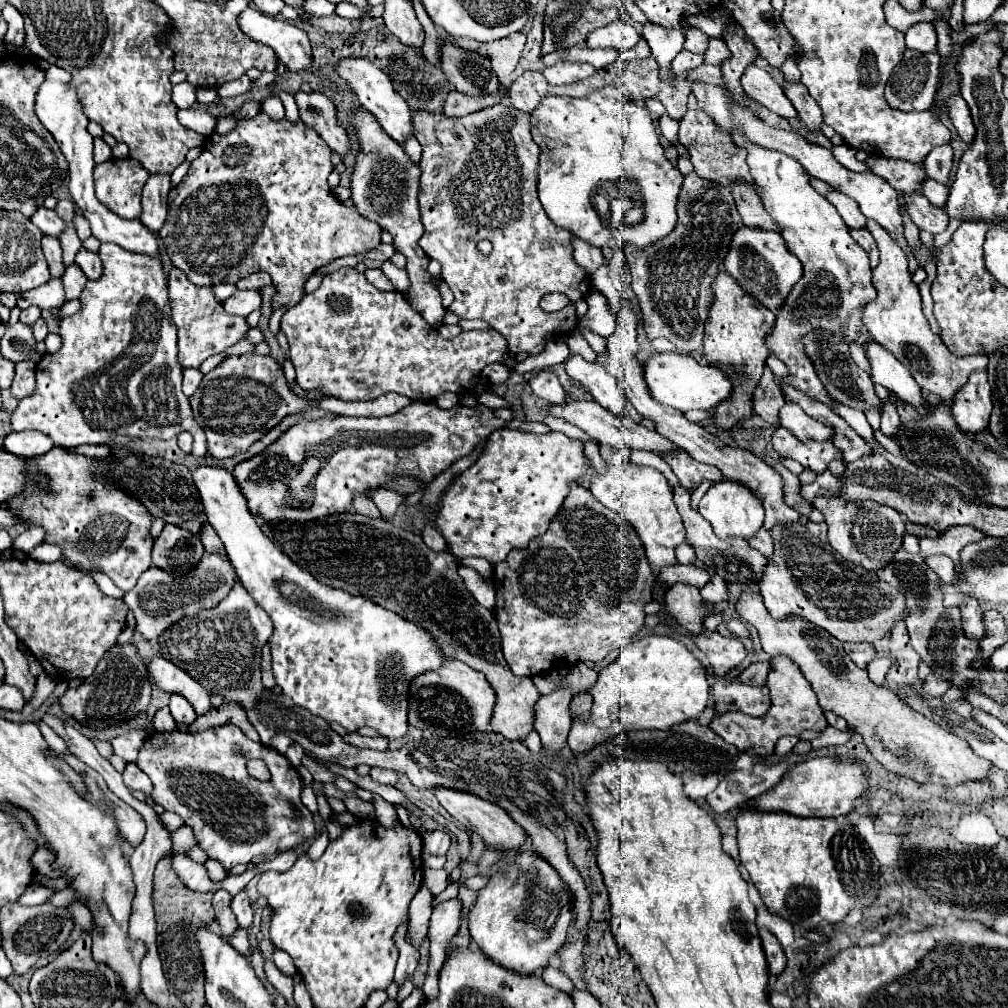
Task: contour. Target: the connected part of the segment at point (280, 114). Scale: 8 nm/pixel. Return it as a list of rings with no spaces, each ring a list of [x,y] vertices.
[[[270,96],[270,98],[264,100],[264,104],[262,104],[262,112],[266,112],[266,114],[275,121],[282,120],[282,118],[285,117],[284,106],[282,106],[280,98],[276,98],[276,96]]]

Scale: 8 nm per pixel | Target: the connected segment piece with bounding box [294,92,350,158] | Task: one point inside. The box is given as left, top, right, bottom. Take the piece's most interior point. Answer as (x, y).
(317, 111)

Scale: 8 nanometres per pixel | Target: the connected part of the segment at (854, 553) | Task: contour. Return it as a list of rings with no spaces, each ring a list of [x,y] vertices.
[[[816,498],[812,504],[818,508],[828,524],[830,546],[848,562],[862,566],[866,570],[880,570],[892,562],[894,554],[902,546],[904,518],[890,506],[878,504],[874,500],[864,502],[844,502],[842,498]]]

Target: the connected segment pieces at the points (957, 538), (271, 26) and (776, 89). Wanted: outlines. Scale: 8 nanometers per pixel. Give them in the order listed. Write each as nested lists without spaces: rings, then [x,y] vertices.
[[[950,526],[940,538],[920,538],[920,556],[928,558],[934,554],[946,554],[952,558],[955,571],[960,577],[963,577],[960,550],[966,544],[980,542],[982,538],[984,534],[972,526]]]
[[[254,8],[244,10],[238,16],[238,24],[250,38],[270,46],[286,70],[312,72],[312,46],[306,32],[302,32],[298,26],[292,26],[282,18],[260,14]]]
[[[750,64],[744,70],[740,82],[742,82],[742,88],[744,88],[744,92],[750,100],[766,106],[768,110],[772,110],[772,112],[776,112],[776,114],[780,114],[788,120],[796,118],[796,110],[790,104],[790,100],[784,96],[782,86],[764,68],[758,68],[756,64]]]

